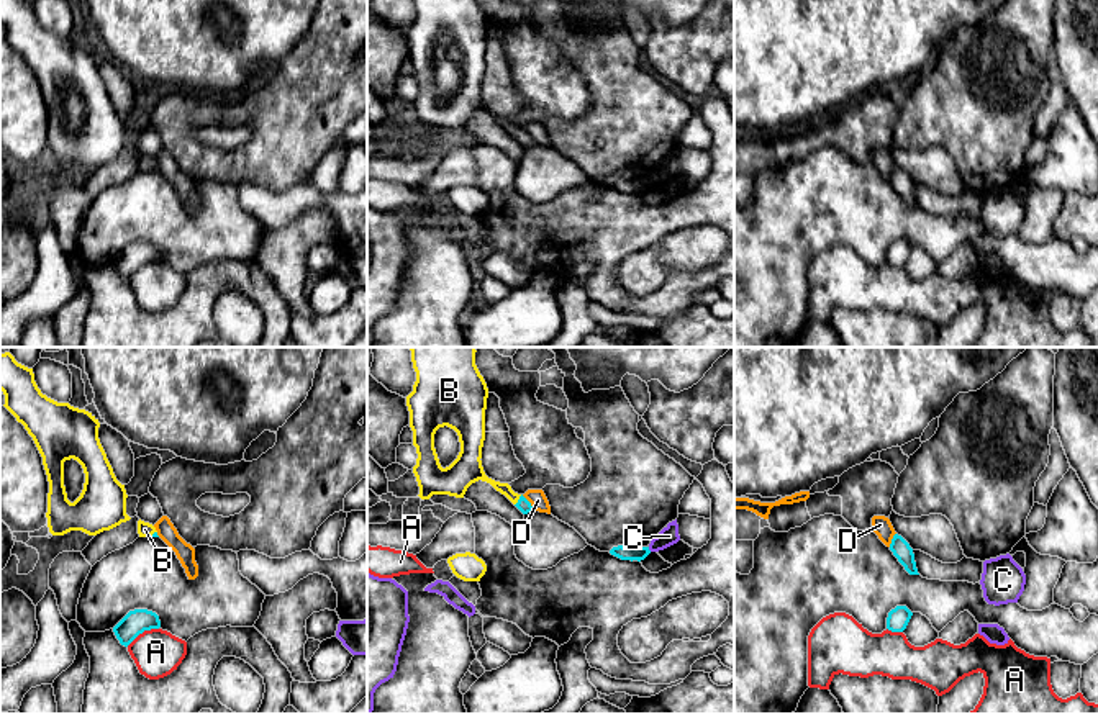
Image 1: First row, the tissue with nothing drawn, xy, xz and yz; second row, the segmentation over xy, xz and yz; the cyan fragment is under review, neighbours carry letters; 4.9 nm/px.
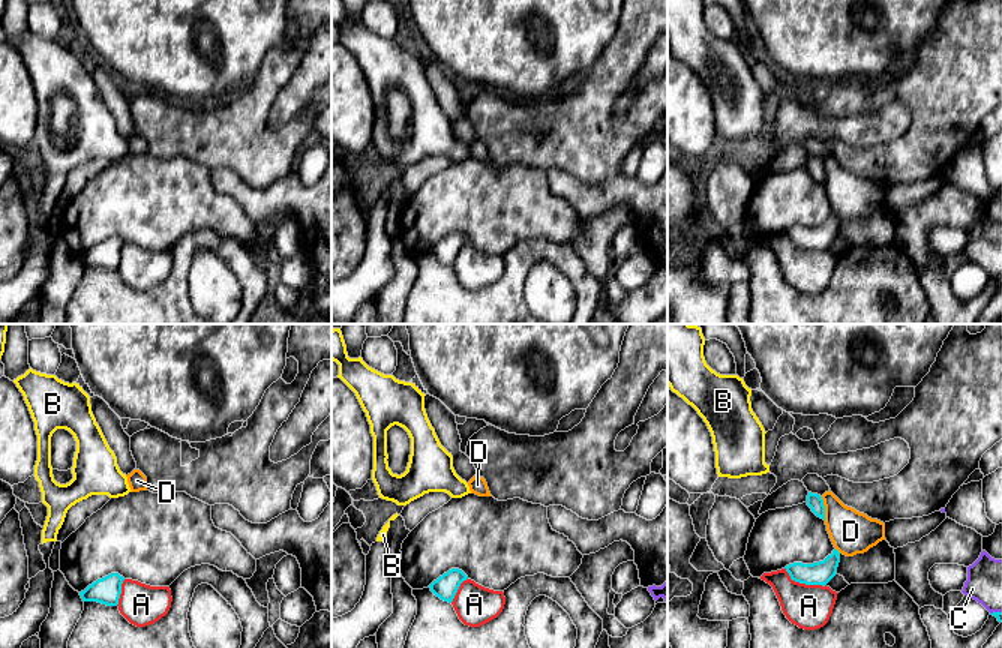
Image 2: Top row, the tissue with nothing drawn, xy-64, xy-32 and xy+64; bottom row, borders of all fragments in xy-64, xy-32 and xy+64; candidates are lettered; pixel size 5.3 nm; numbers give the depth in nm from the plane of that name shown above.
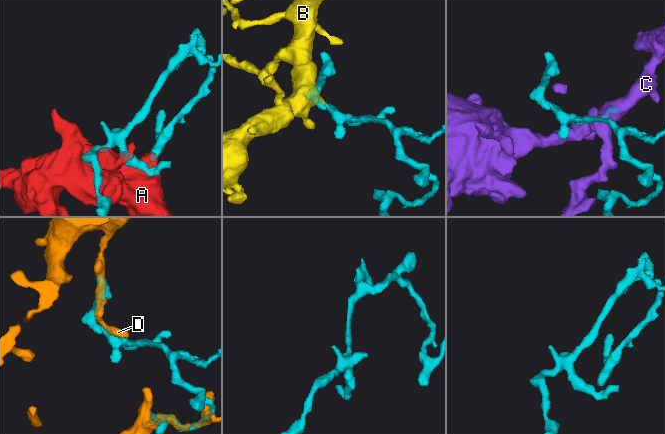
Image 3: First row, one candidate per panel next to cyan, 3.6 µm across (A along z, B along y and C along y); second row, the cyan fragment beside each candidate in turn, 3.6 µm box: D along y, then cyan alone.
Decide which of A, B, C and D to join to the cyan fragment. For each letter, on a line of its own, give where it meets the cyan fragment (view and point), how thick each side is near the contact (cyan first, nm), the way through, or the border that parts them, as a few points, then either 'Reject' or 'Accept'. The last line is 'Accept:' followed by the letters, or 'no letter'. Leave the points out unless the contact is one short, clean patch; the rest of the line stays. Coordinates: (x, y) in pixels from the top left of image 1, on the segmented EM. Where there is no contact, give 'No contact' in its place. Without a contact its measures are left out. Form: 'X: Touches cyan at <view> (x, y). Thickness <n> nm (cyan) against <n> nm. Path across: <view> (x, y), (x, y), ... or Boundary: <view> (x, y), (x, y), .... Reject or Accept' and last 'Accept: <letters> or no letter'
A: Touches cyan at xy (141, 632). Thickness 120 nm (cyan) against 240 nm. Reject
B: Touches cyan at xz (518, 500). Thickness 70 nm (cyan) against 80 nm. Path across: xz (523, 505), (518, 500), (476, 472). Accept
C: Touches cyan at xz (648, 549). Thickness 70 nm (cyan) against 90 nm. Reject
D: Touches cyan at xz (528, 501). Thickness 70 nm (cyan) against 90 nm. Reject
Accept: B

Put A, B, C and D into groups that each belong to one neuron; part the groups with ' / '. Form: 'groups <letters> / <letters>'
groups A / B / C / D

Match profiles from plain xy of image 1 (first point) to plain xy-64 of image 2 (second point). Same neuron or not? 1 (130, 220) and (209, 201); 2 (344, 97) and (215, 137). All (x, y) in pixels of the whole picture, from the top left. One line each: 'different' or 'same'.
1: same
2: same

